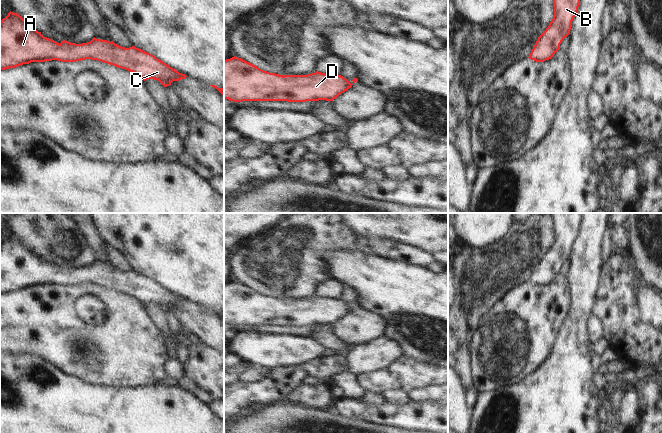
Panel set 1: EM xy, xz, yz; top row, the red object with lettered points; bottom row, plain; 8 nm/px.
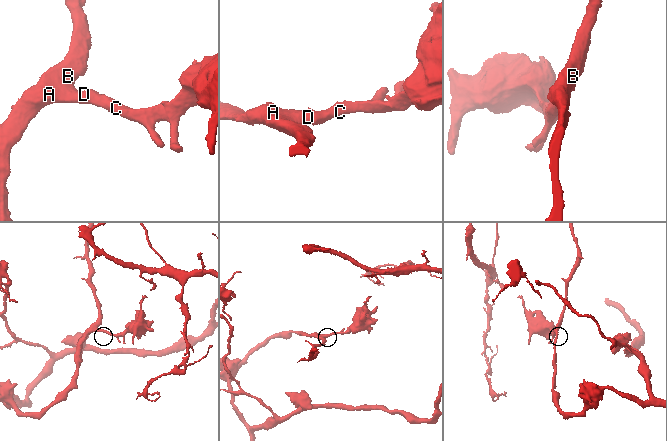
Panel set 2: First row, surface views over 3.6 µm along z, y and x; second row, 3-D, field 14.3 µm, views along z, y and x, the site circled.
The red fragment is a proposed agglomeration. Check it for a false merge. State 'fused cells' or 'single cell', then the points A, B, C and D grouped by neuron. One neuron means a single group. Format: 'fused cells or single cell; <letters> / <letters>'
single cell; A B C D

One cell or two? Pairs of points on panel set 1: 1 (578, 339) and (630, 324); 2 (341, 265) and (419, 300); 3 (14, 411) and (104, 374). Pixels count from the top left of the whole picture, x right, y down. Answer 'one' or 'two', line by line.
1: two
2: one
3: two

